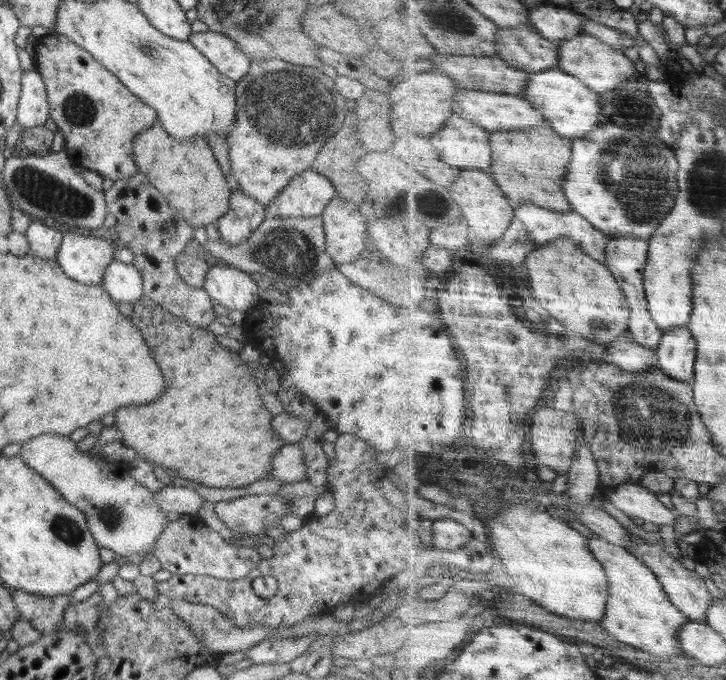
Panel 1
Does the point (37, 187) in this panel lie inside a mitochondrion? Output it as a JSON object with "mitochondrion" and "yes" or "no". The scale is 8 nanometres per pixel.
{"mitochondrion":"yes"}

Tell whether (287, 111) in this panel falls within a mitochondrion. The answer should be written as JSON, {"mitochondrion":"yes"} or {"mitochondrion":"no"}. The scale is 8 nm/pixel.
{"mitochondrion":"yes"}

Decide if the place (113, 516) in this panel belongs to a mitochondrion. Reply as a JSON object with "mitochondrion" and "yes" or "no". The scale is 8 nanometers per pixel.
{"mitochondrion":"yes"}

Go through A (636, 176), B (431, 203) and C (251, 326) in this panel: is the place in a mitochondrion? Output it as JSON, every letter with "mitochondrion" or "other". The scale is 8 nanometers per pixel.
{"A":"mitochondrion","B":"mitochondrion","C":"other"}

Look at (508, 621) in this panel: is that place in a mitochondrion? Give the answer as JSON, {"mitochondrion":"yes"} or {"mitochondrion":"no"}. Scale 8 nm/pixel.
{"mitochondrion":"no"}

